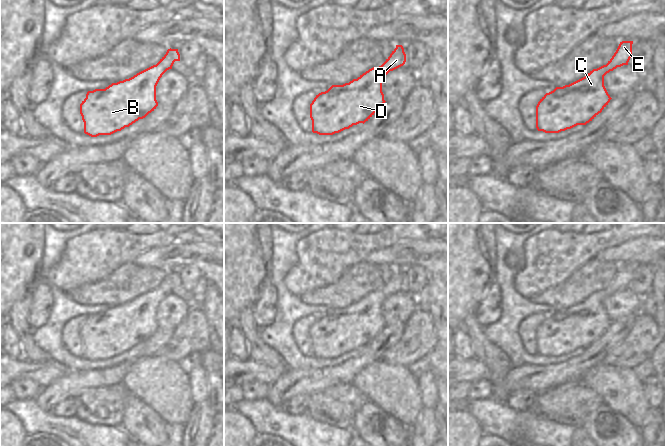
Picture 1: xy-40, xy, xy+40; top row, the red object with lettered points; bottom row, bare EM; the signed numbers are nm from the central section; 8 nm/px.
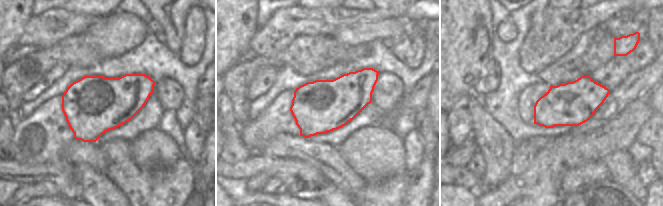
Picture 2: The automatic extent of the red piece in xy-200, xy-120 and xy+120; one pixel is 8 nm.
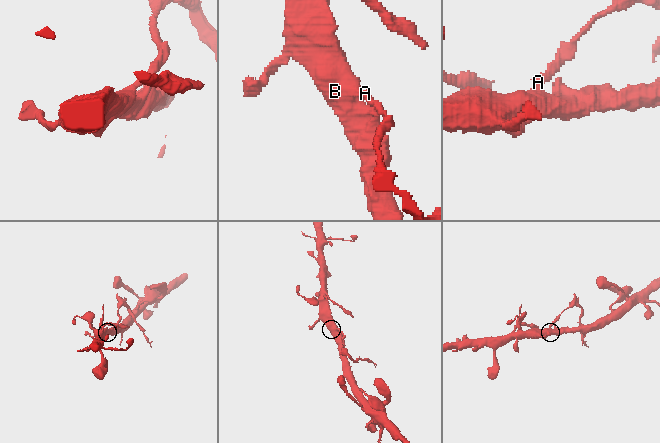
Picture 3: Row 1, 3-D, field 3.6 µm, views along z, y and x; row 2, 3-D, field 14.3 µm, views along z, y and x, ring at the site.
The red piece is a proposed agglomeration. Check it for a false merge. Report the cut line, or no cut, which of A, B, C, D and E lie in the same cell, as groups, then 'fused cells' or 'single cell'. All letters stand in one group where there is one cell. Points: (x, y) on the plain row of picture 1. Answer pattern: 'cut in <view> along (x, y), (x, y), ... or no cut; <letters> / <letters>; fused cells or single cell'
cut in xy-40 along (156, 288), (165, 295); A E / B C D; fused cells

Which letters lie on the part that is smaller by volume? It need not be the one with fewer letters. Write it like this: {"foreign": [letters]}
{"foreign": ["A", "E"]}

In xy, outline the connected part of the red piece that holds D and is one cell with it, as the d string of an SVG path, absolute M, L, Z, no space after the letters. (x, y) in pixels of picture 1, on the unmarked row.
M383 289L373 291L349 307L332 309L327 315L316 319L310 328L312 356L333 359L368 345L386 326L382 316L382 304L388 297Z

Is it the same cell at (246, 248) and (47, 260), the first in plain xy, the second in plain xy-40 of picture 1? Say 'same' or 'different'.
different

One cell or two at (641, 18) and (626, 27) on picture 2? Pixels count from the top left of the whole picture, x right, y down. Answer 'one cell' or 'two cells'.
two cells

